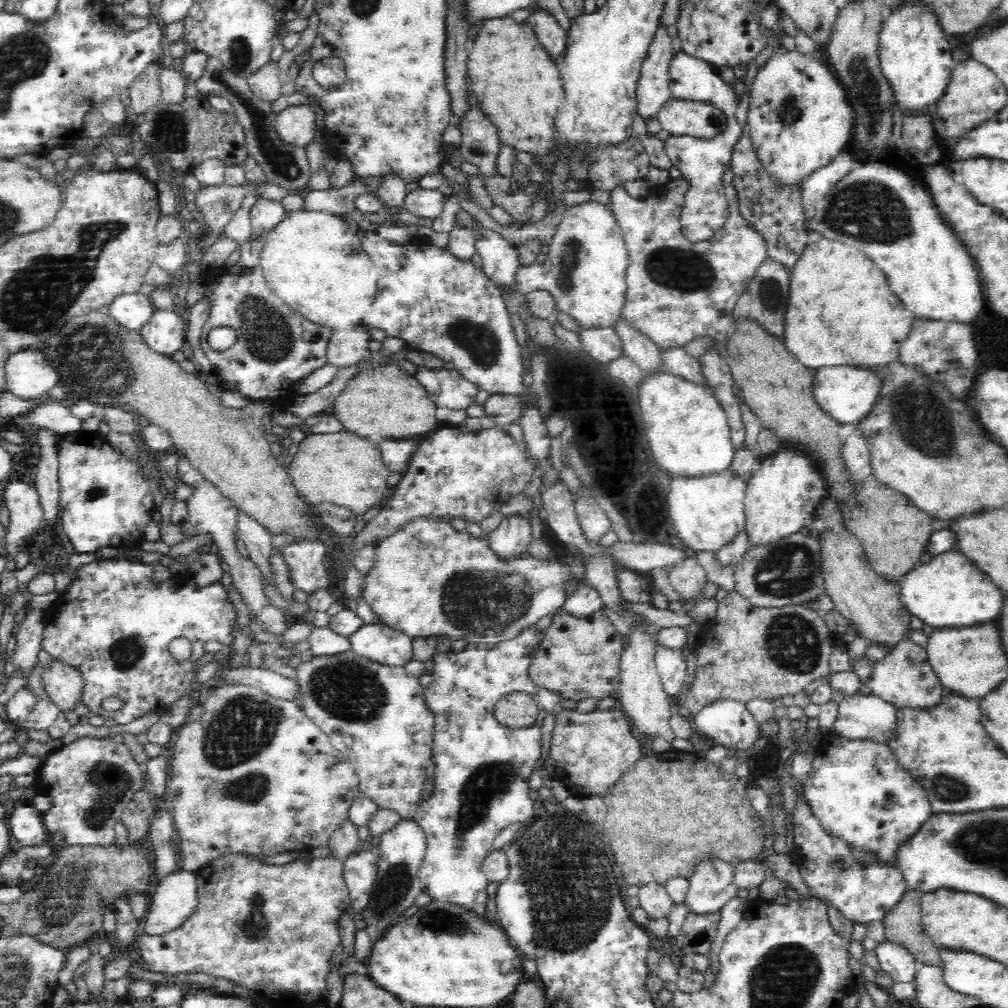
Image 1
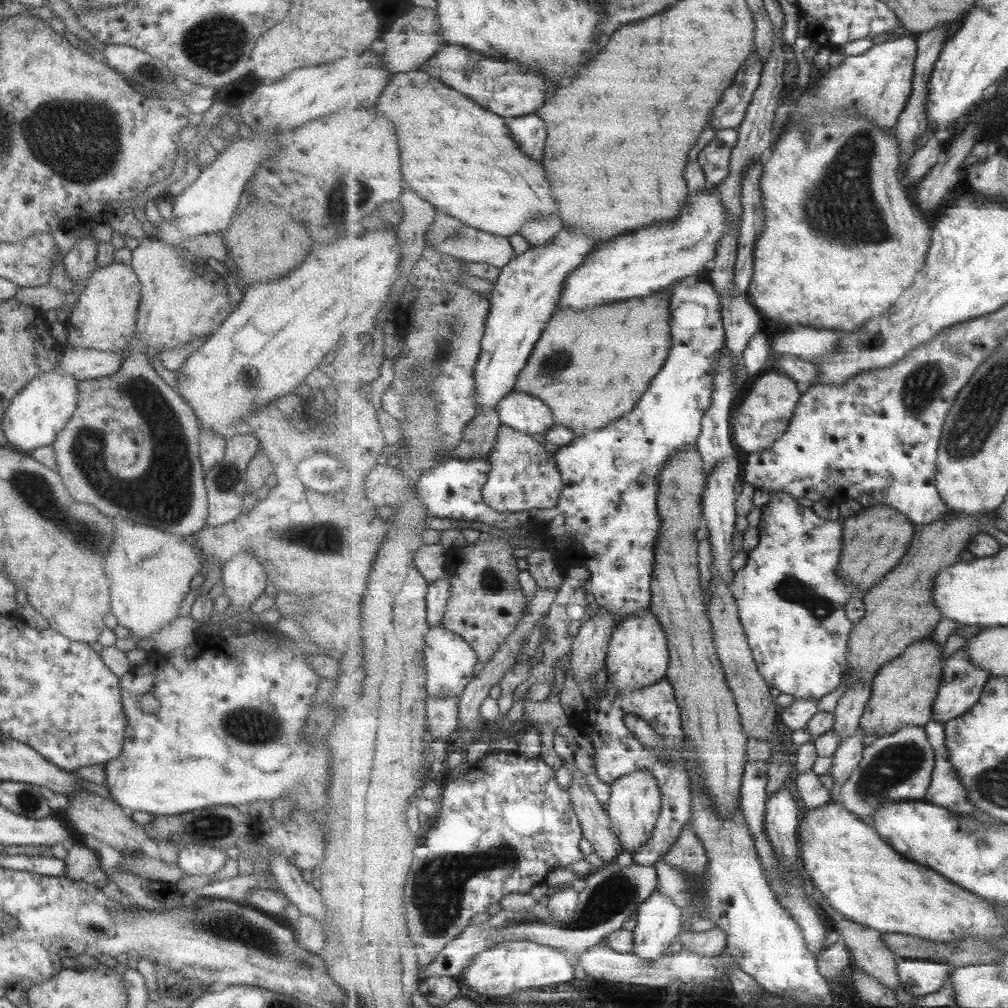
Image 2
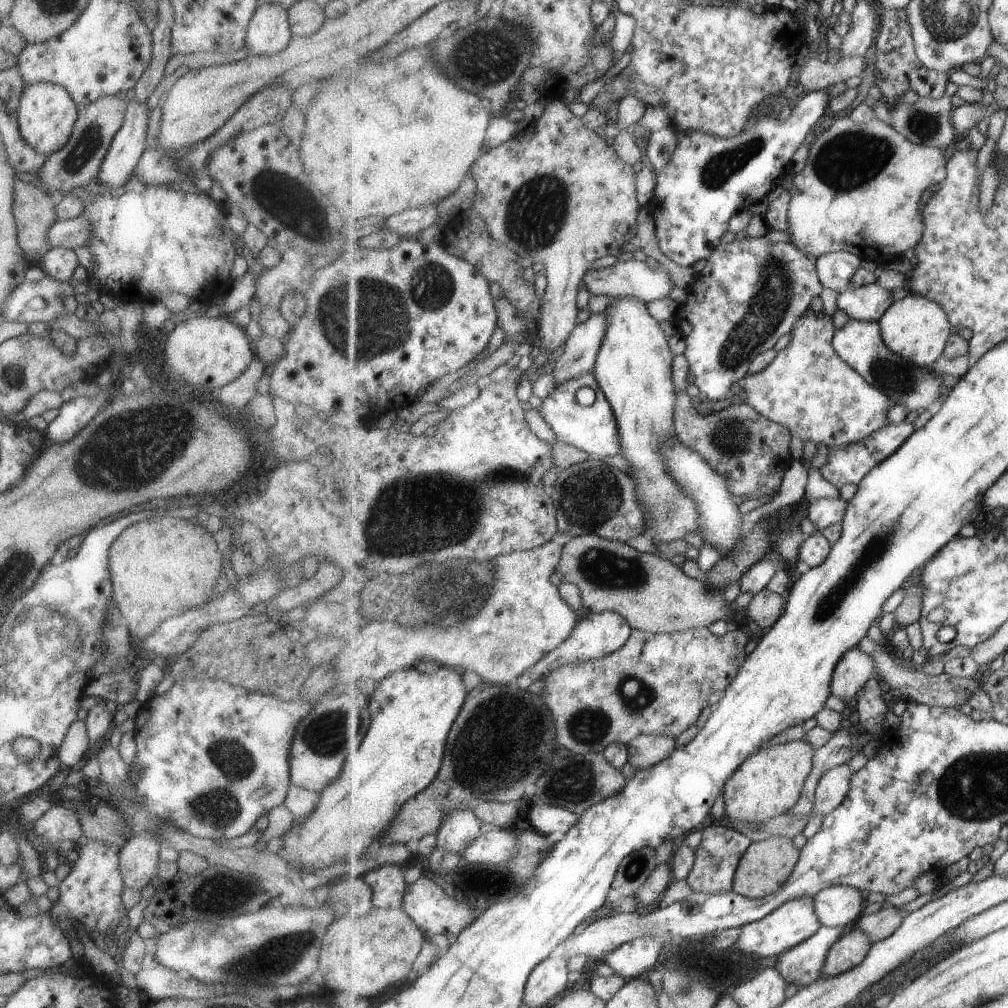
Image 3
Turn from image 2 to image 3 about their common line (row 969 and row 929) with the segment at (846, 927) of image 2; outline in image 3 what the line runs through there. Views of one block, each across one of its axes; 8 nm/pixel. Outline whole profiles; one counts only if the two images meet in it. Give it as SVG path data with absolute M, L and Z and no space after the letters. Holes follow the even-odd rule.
M889 904L876 914L863 914L855 927L858 927L868 938L871 945L890 938L905 921L907 912Z

